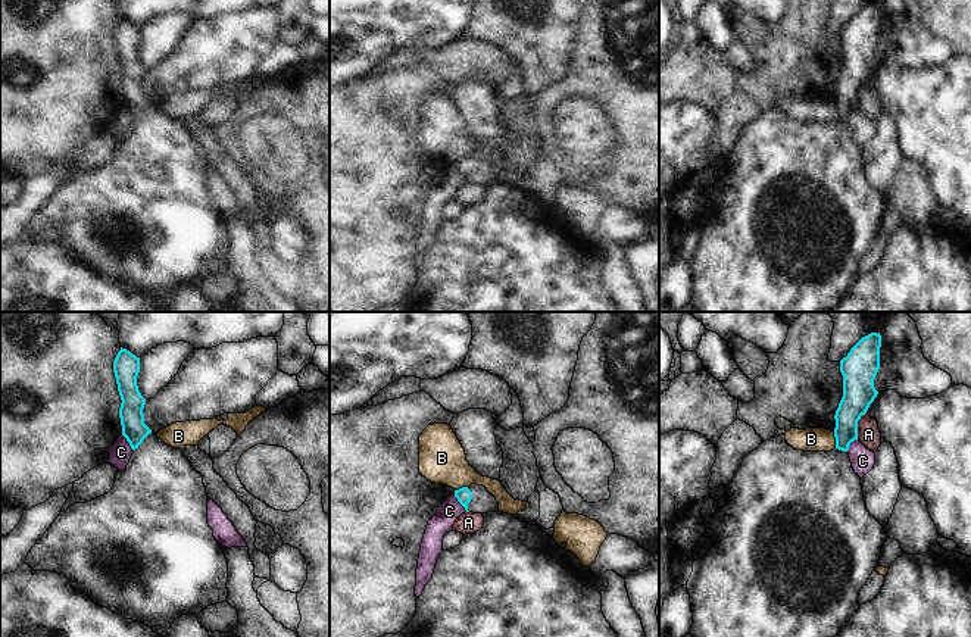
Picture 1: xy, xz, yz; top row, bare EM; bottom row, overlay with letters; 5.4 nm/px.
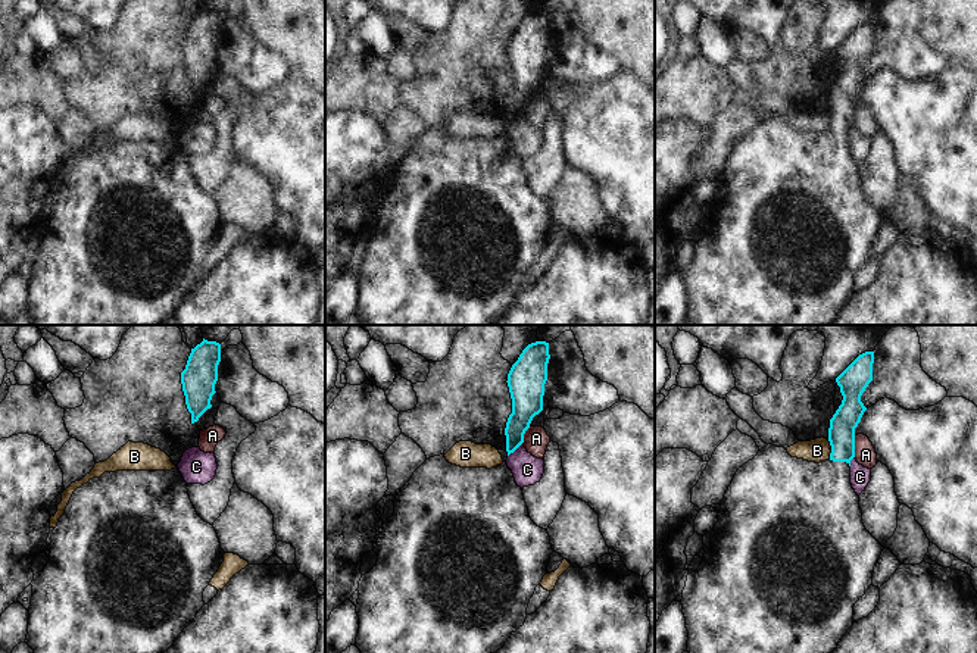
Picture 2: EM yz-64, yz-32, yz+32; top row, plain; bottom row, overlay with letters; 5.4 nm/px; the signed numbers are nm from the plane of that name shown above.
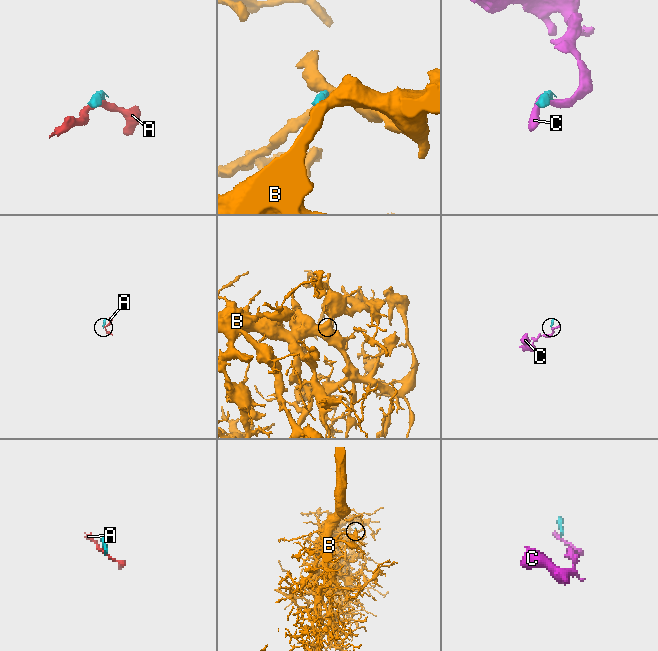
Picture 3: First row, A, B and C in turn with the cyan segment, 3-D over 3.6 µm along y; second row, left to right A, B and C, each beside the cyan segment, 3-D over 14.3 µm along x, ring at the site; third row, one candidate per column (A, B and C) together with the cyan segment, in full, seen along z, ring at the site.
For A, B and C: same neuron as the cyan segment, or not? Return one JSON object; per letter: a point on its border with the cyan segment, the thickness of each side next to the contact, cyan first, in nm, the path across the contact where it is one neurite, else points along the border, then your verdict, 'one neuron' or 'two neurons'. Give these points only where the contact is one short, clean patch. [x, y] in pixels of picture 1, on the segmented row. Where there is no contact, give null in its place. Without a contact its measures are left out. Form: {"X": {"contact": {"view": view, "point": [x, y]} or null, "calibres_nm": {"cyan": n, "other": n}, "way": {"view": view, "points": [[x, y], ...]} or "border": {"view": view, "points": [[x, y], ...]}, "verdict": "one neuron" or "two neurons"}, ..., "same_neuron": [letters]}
{"A": {"contact": {"view": "yz", "point": [856, 425]}, "calibres_nm": {"cyan": 180, "other": 120}, "border": {"view": "yz", "points": [[865, 412], [858, 421], [856, 439]]}, "verdict": "two neurons"}, "B": {"contact": {"view": "yz", "point": [836, 440]}, "calibres_nm": {"cyan": 160, "other": 130}, "border": {"view": "yz", "points": [[833, 431], [836, 447]]}, "verdict": "two neurons"}, "C": {"contact": {"view": "xz", "point": [459, 502]}, "calibres_nm": {"cyan": 90, "other": 120}, "border": {"view": "xz", "points": [[453, 495], [467, 511]]}, "verdict": "two neurons"}, "same_neuron": []}

